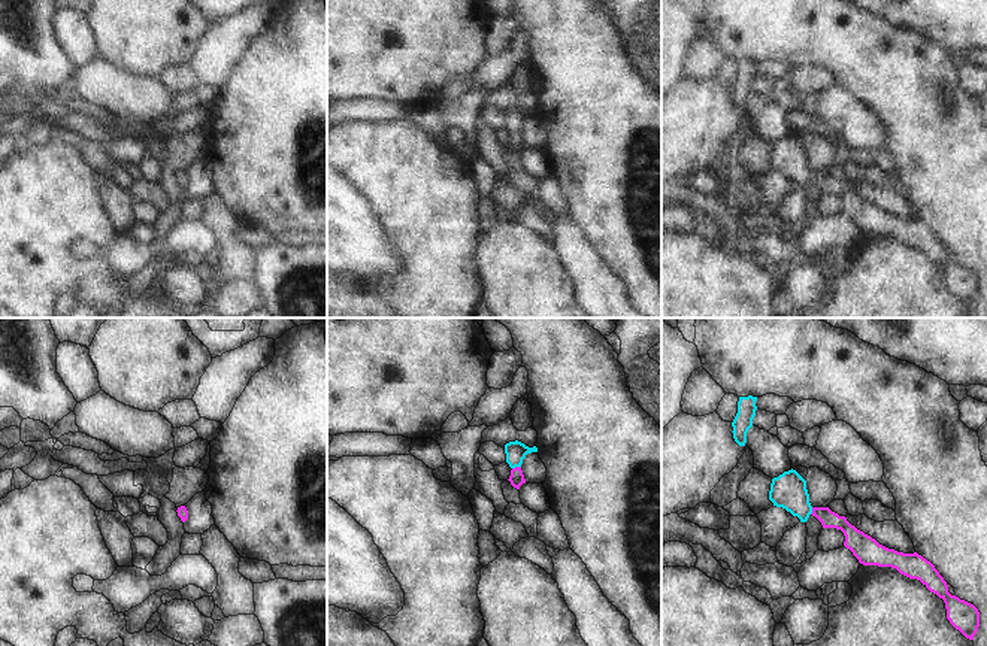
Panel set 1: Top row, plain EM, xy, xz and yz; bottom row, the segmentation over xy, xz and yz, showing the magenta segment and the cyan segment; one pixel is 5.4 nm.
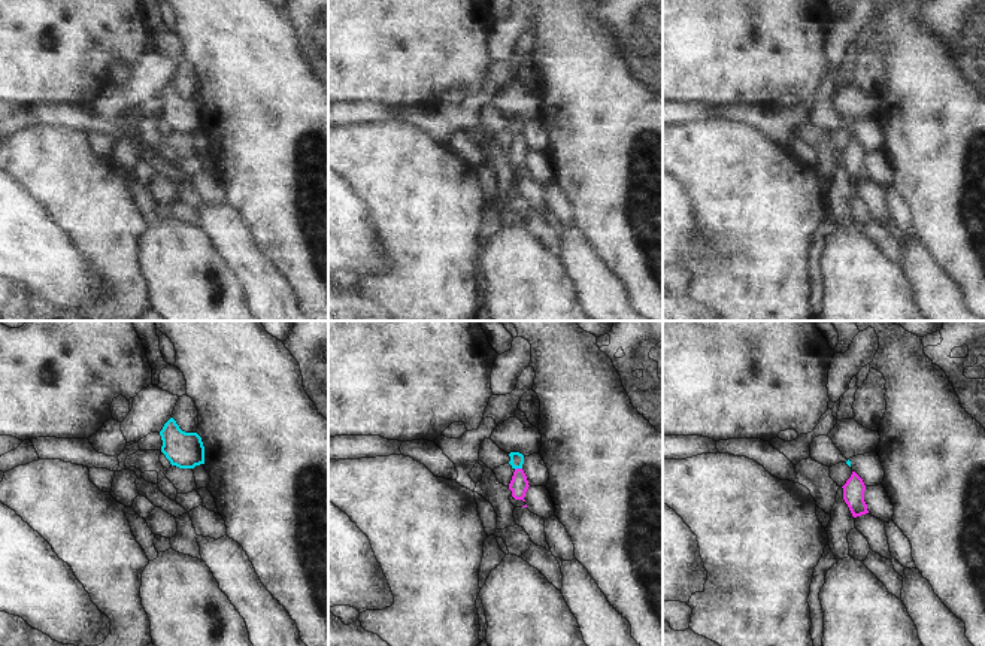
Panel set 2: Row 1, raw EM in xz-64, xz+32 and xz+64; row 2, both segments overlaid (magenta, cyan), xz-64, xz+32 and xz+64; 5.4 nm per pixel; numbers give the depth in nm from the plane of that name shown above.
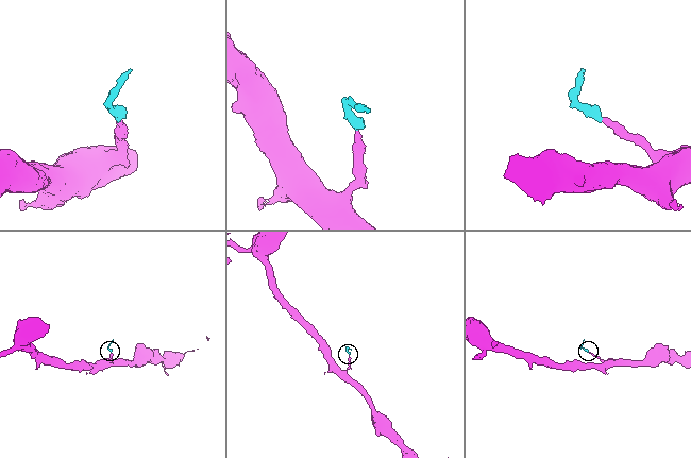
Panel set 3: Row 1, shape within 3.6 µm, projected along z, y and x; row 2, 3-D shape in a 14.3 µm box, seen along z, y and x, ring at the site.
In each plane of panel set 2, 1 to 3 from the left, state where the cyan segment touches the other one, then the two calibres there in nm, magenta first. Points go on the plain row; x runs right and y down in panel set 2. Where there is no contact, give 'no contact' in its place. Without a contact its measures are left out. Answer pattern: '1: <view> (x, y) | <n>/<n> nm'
1: no contact
2: xz+32 (518, 135) | 100/80 nm
3: no contact

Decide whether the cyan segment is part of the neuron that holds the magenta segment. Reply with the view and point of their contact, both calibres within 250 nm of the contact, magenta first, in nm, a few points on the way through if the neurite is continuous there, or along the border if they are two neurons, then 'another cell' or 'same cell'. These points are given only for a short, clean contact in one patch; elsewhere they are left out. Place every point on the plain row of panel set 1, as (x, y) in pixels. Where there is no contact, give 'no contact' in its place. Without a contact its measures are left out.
meets magenta in xz at (515, 133); 80 nm thick on the magenta side, 110 nm on the other; runs through xz (517, 143), (515, 133), (515, 117); same cell

